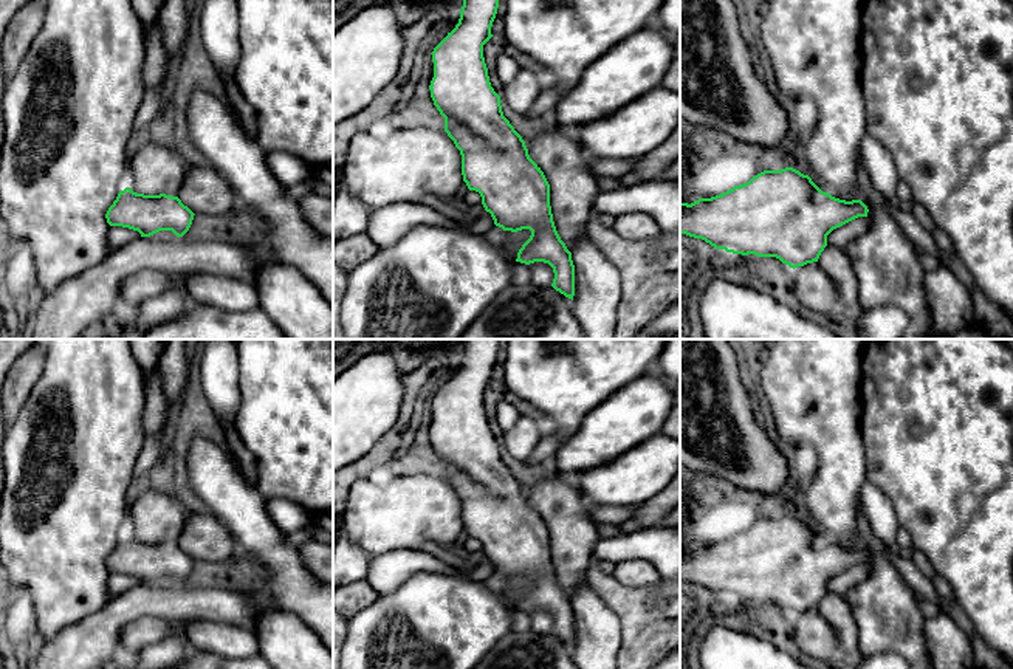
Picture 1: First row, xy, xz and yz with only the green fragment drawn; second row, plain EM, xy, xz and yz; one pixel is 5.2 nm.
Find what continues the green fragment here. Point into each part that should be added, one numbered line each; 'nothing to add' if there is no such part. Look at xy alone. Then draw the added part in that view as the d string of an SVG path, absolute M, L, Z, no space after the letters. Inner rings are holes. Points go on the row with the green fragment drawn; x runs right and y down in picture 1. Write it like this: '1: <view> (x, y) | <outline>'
1: xy (154, 169) | M141 138L129 158L130 189L144 195L178 197L191 163L173 147L164 147Z

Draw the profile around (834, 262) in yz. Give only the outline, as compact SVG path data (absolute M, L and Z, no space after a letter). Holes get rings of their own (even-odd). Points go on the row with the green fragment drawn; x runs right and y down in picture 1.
M827 245L818 262L819 268L835 283L840 316L849 316L857 307L857 276L853 265L843 248Z

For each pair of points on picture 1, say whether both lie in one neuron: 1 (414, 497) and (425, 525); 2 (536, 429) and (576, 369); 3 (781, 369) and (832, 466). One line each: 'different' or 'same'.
1: same
2: different
3: same

